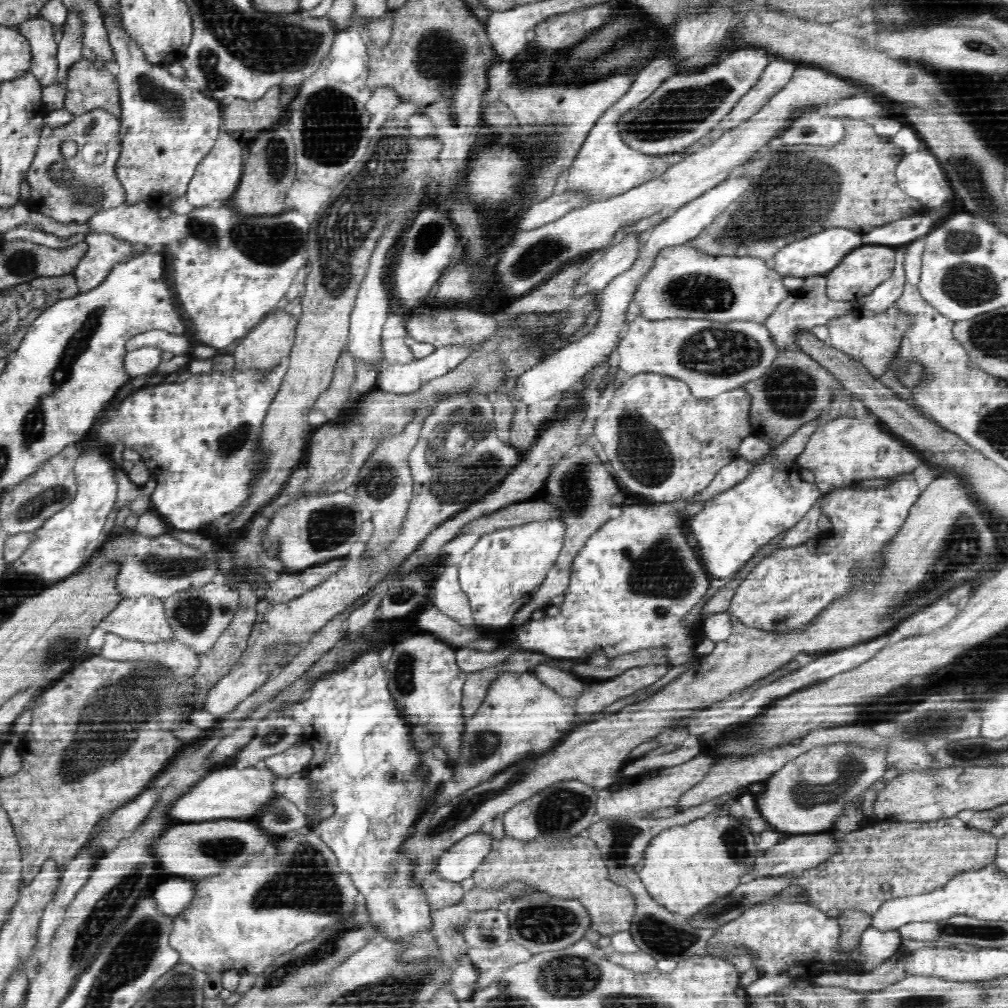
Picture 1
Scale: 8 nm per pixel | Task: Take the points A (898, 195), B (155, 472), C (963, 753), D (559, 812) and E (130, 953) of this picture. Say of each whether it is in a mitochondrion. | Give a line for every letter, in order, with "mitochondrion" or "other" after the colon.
A: other
B: other
C: mitochondrion
D: mitochondrion
E: mitochondrion

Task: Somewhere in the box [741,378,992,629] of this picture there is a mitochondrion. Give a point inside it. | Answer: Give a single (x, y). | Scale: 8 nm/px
(963, 548)

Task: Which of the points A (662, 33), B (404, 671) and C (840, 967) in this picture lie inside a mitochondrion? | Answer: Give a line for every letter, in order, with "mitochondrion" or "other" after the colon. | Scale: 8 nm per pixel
A: other
B: mitochondrion
C: other

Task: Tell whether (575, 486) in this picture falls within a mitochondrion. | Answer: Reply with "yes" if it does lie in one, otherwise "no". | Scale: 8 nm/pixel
yes

